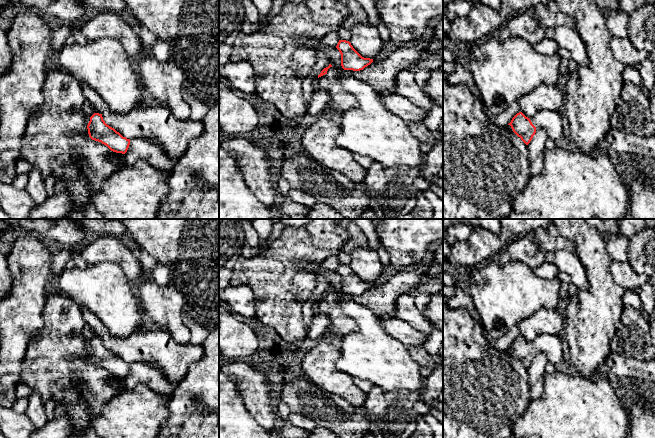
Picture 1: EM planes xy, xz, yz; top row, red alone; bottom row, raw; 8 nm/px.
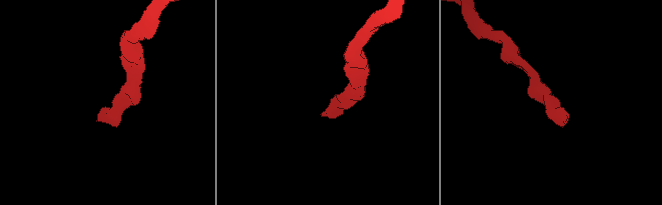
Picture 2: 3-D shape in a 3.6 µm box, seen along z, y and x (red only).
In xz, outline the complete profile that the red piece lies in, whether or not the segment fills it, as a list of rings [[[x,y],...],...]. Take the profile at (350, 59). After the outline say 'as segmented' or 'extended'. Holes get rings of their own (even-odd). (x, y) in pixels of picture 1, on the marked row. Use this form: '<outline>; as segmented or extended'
[[[339,40],[336,48],[341,54],[341,66],[344,70],[360,71],[373,62],[373,59],[362,57],[349,41]]]; as segmented

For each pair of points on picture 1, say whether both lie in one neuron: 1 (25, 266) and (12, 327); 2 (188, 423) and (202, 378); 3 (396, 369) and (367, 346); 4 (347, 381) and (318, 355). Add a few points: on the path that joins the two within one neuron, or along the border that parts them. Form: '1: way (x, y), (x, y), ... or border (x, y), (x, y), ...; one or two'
1: way (25, 281), (25, 302), (20, 312); one
2: way (188, 412), (187, 394), (192, 389); one
3: way (389, 366), (374, 353); one
4: way (339, 379), (323, 363); one

